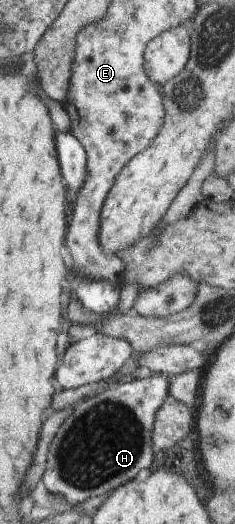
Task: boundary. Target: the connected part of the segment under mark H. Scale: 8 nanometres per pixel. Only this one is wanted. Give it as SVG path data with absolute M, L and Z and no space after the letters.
M146 373L136 380L107 388L81 403L59 424L48 443L46 462L40 480L47 494L61 498L64 503L74 504L74 499L101 499L118 485L133 480L147 472L153 461L152 427L155 412L167 397L167 378Z

